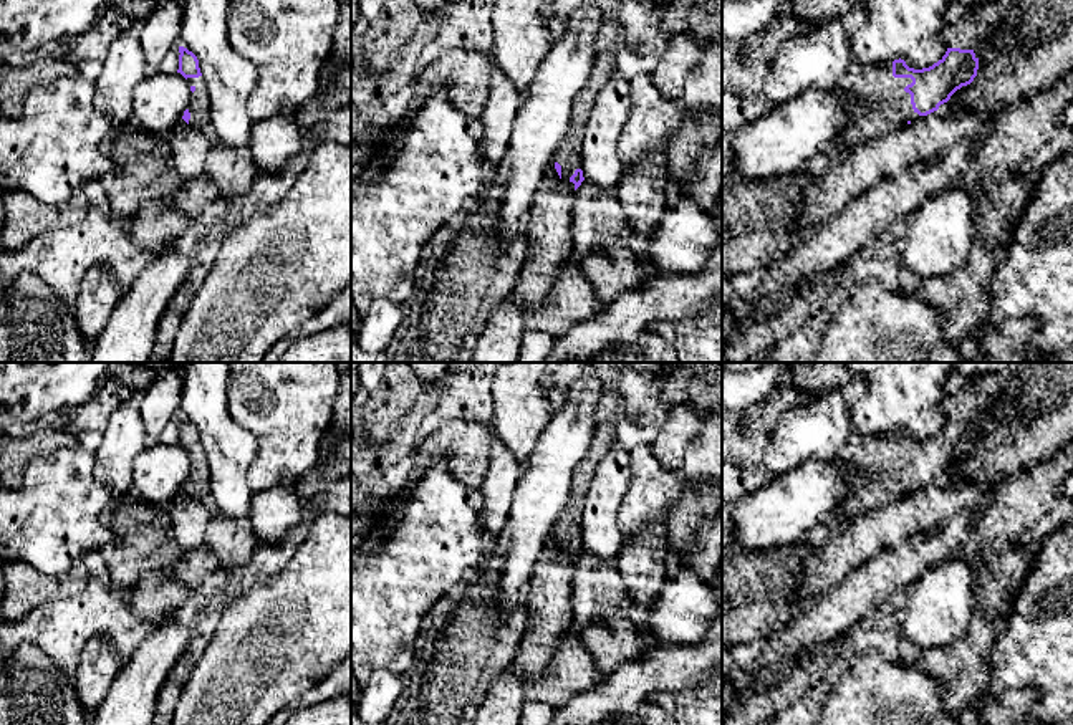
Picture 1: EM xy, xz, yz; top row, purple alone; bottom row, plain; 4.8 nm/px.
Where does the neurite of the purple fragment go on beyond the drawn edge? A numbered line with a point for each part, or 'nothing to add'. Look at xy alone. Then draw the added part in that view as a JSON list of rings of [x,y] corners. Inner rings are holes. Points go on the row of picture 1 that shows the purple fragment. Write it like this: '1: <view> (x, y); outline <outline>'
1: xy (199, 110); outline [[[202,76],[199,78],[187,78],[187,83],[195,88],[189,104],[189,126],[197,131],[209,131],[210,122],[210,108],[209,108],[209,88]]]

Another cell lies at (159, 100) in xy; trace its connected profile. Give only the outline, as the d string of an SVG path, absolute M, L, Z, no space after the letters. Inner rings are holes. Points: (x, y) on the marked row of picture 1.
M152 73L132 91L131 124L166 137L182 119L190 98L190 84L180 73Z

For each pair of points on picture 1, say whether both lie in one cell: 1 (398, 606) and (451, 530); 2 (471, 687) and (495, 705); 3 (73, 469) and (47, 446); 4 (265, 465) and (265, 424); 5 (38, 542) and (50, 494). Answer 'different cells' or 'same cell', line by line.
1: same cell
2: different cells
3: different cells
4: same cell
5: same cell

